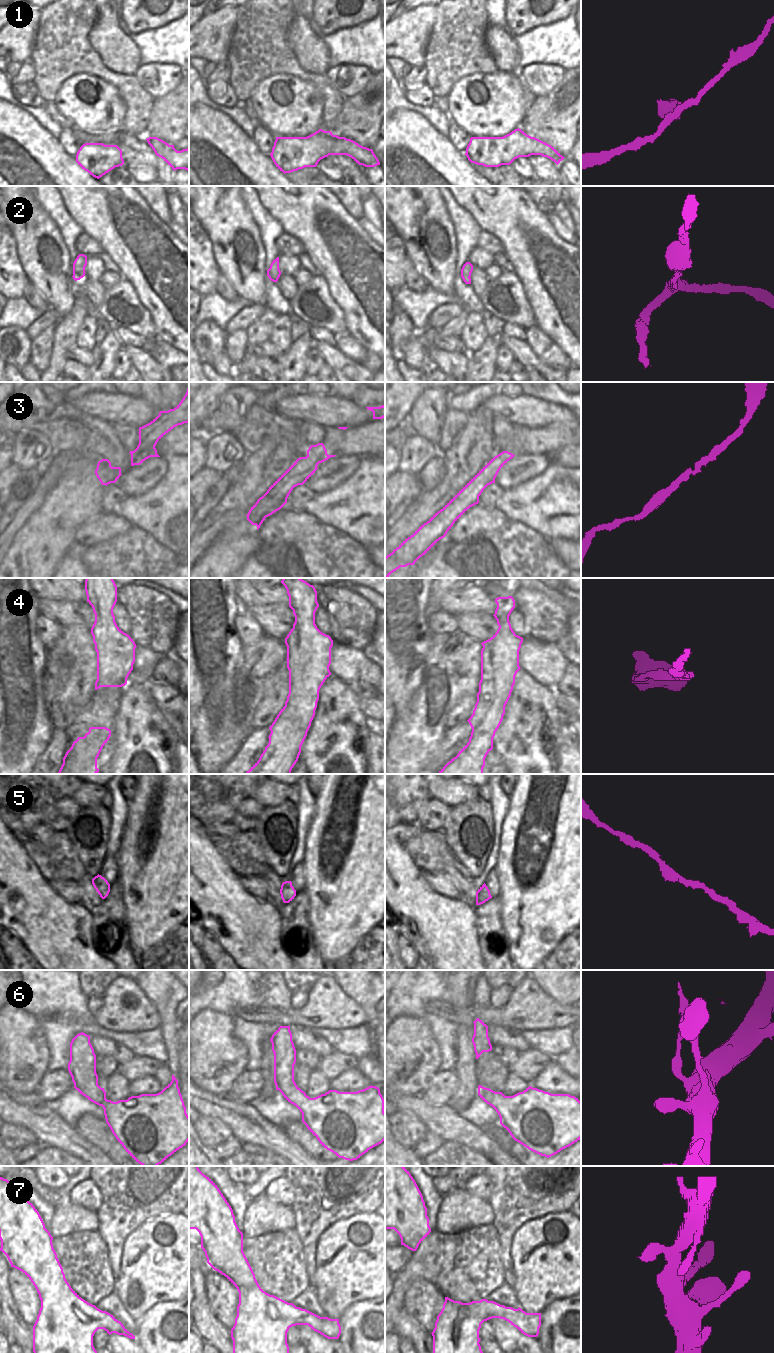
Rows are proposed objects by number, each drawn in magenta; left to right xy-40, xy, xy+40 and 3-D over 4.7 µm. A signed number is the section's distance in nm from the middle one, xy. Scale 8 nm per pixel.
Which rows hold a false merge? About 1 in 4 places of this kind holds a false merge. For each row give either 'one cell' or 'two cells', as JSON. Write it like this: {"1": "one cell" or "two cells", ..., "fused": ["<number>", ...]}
{"1": "one cell", "2": "one cell", "3": "one cell", "4": "one cell", "5": "one cell", "6": "two cells", "7": "one cell", "fused": ["6"]}

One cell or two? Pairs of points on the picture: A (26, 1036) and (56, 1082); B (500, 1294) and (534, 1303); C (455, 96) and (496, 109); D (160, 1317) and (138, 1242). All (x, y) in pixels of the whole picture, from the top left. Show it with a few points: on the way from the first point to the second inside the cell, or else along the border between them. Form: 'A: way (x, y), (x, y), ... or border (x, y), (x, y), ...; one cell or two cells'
A: border (47, 1071), (35, 1091); two cells
B: border (512, 1287), (519, 1306); two cells
C: way (465, 99), (474, 106), (486, 107); one cell
D: border (178, 1300), (158, 1302), (138, 1319); two cells

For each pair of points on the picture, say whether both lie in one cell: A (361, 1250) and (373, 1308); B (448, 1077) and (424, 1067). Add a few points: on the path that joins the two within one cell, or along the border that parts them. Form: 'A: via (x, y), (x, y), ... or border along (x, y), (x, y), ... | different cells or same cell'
A: border along (374, 1298), (359, 1300), (349, 1306) | different cells
B: border along (439, 1069), (428, 1081), (423, 1091) | different cells

